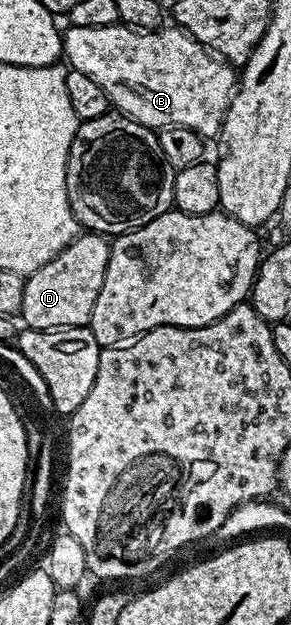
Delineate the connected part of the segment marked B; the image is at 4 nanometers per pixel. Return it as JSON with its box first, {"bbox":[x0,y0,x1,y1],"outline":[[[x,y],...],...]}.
{"bbox":[62,25,236,137],"outline":[[[125,25],[100,29],[67,26],[62,37],[62,54],[73,70],[88,73],[88,77],[92,77],[92,81],[104,89],[115,112],[127,115],[129,119],[151,129],[187,127],[203,137],[217,136],[221,132],[226,110],[230,107],[230,98],[236,90],[235,68],[201,47],[177,25],[163,25],[152,31]]]}

